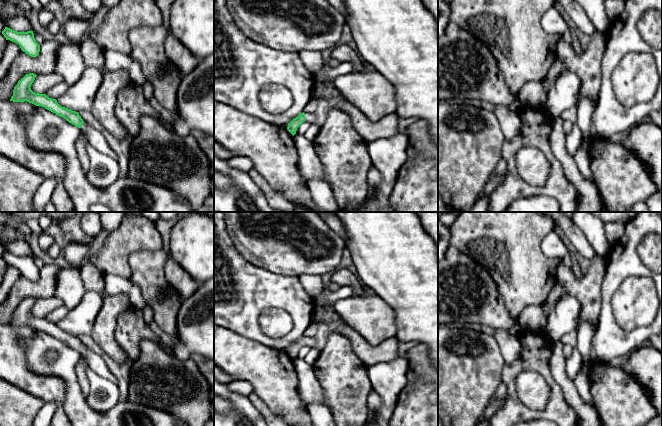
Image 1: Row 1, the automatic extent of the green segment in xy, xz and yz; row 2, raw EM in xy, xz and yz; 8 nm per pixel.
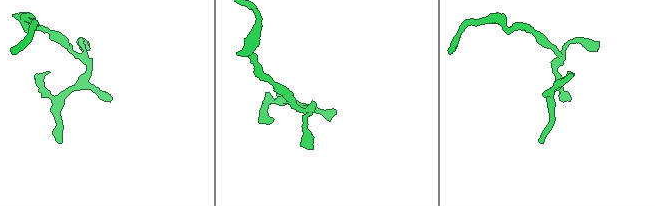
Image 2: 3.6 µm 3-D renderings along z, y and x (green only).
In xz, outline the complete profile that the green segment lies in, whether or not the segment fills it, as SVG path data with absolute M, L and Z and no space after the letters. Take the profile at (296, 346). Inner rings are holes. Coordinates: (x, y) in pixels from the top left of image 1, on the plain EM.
M301 337L298 341L294 342L287 351L287 354L294 360L296 358L297 352L304 346L314 347L316 341L312 338Z

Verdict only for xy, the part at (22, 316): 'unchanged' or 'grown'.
grown

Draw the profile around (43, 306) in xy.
M56 297L40 298L36 300L30 312L35 317L45 318L49 313L62 305L62 300Z

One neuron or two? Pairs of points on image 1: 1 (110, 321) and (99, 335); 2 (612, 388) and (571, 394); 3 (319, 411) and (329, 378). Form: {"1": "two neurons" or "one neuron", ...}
{"1": "one neuron", "2": "two neurons", "3": "two neurons"}

